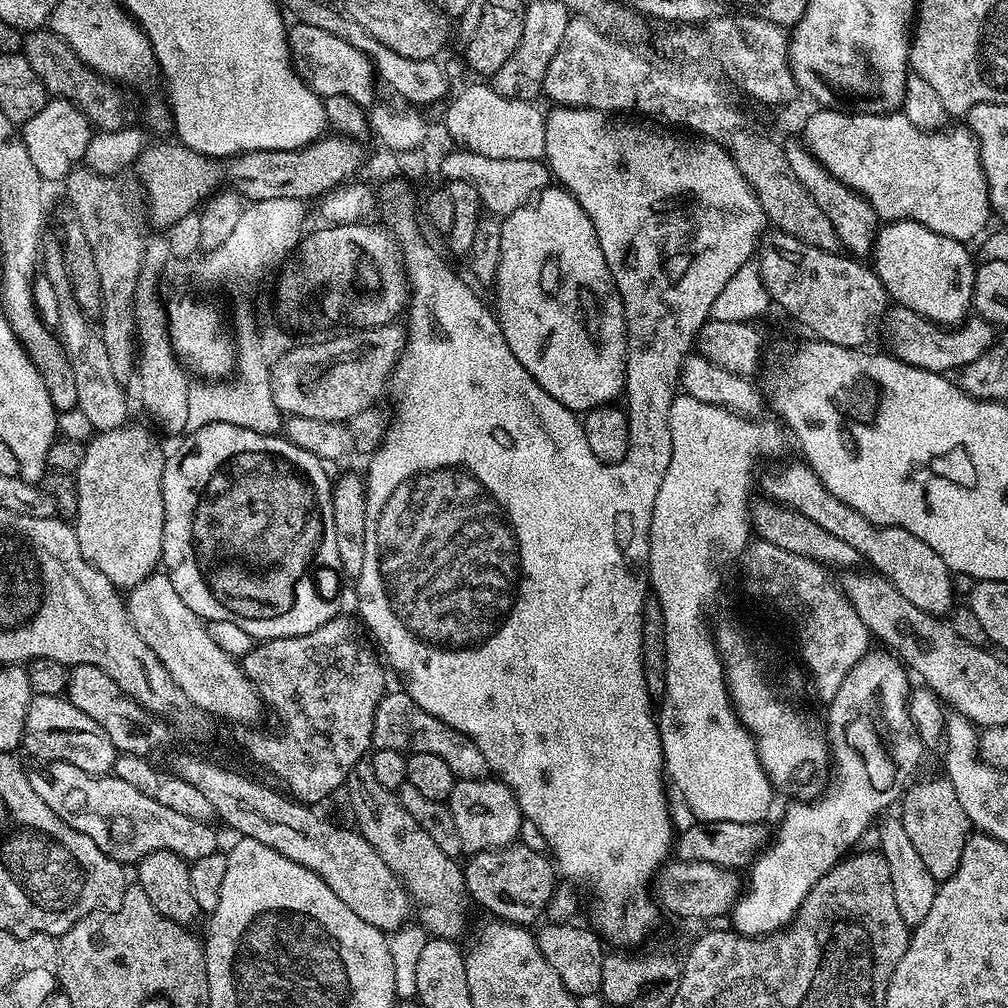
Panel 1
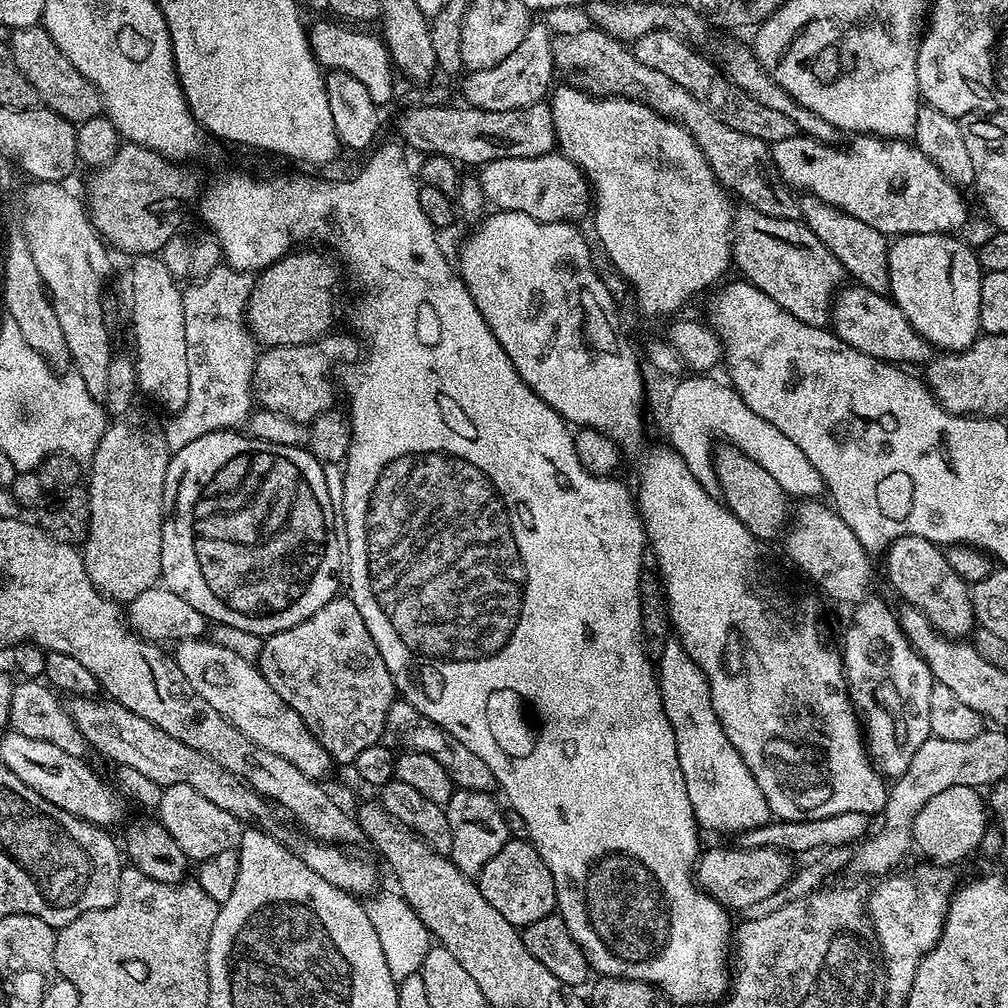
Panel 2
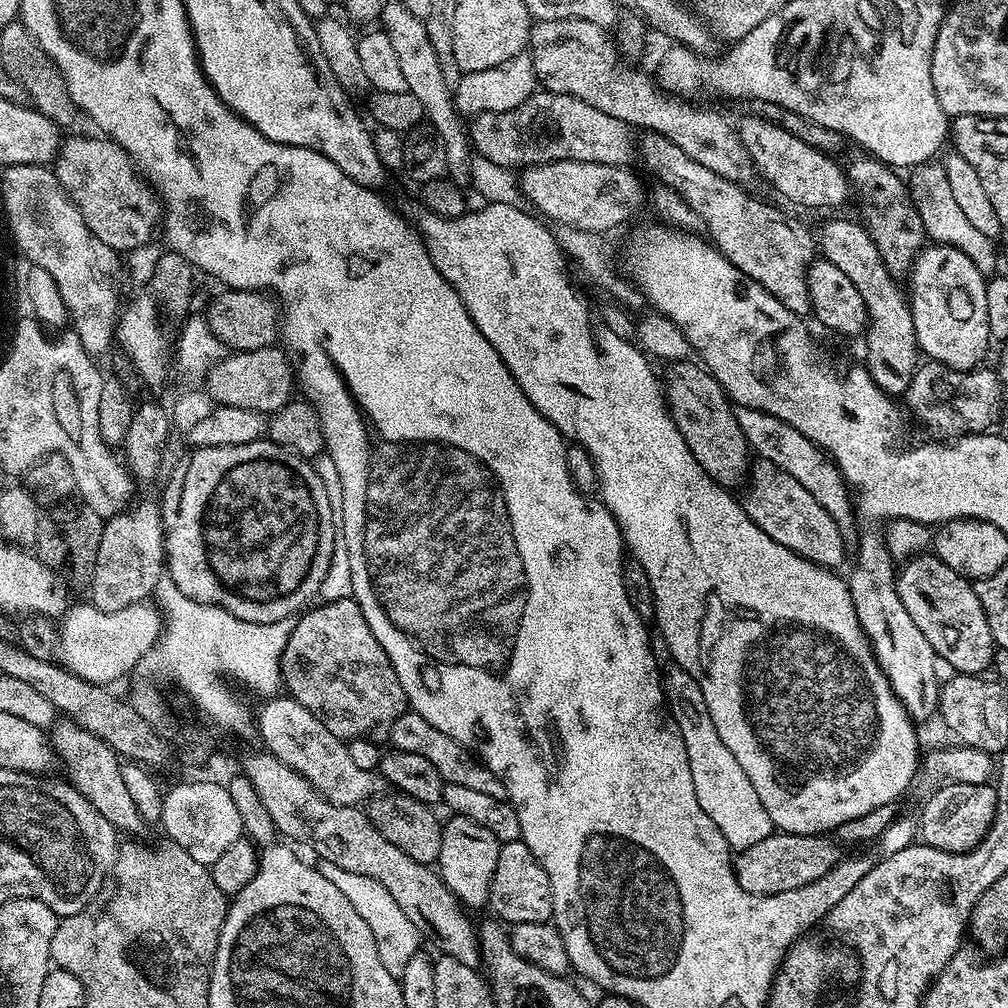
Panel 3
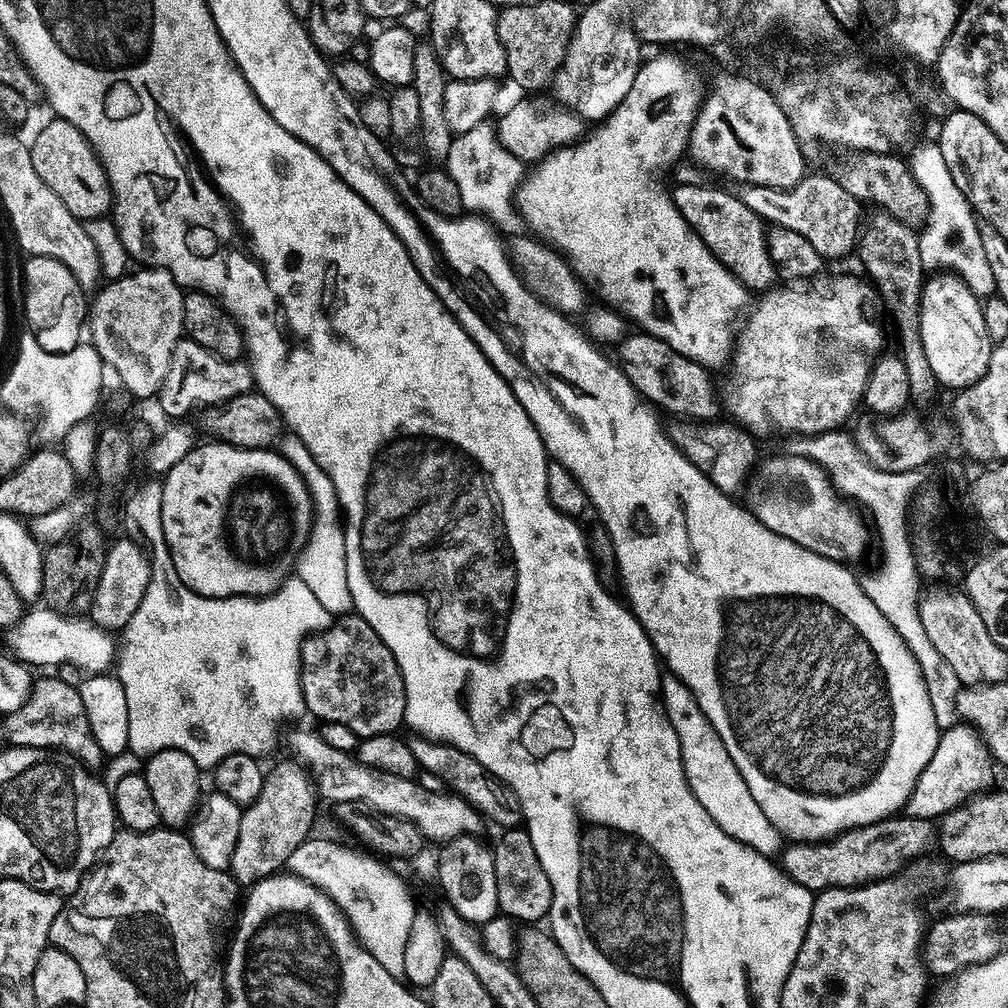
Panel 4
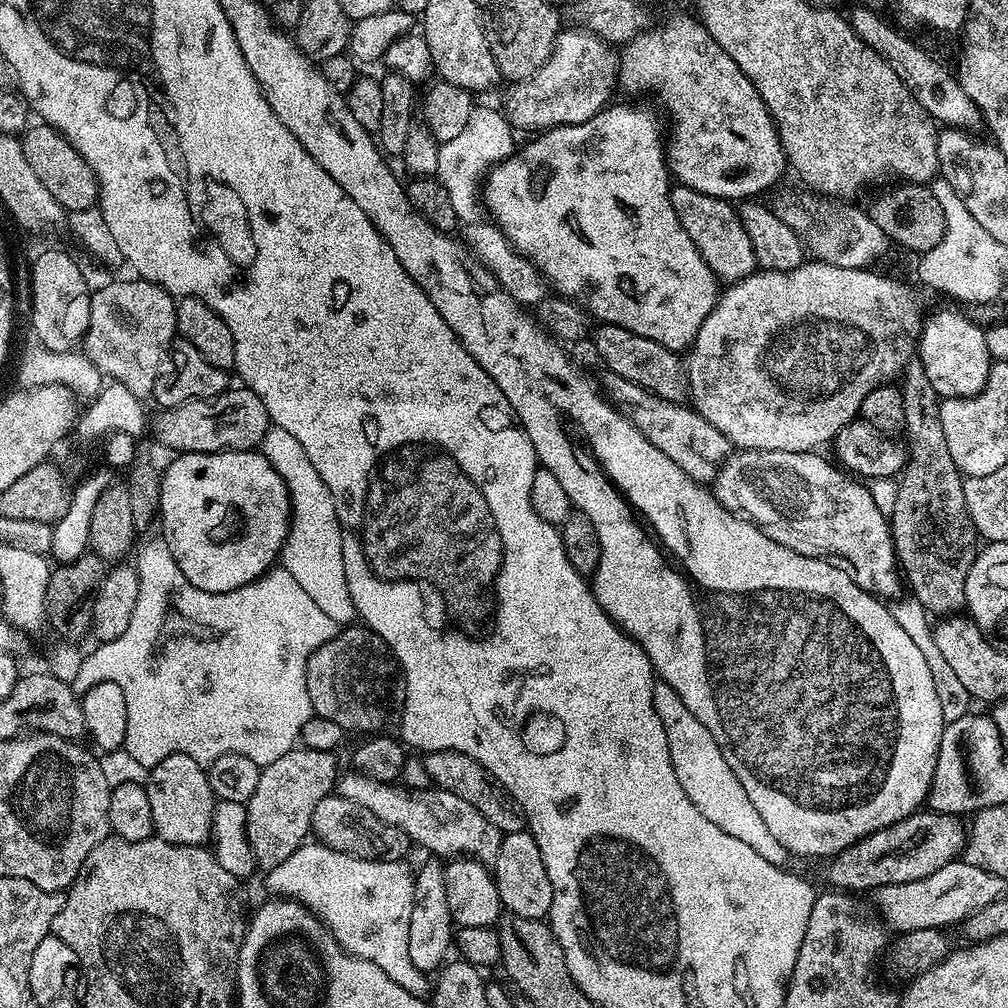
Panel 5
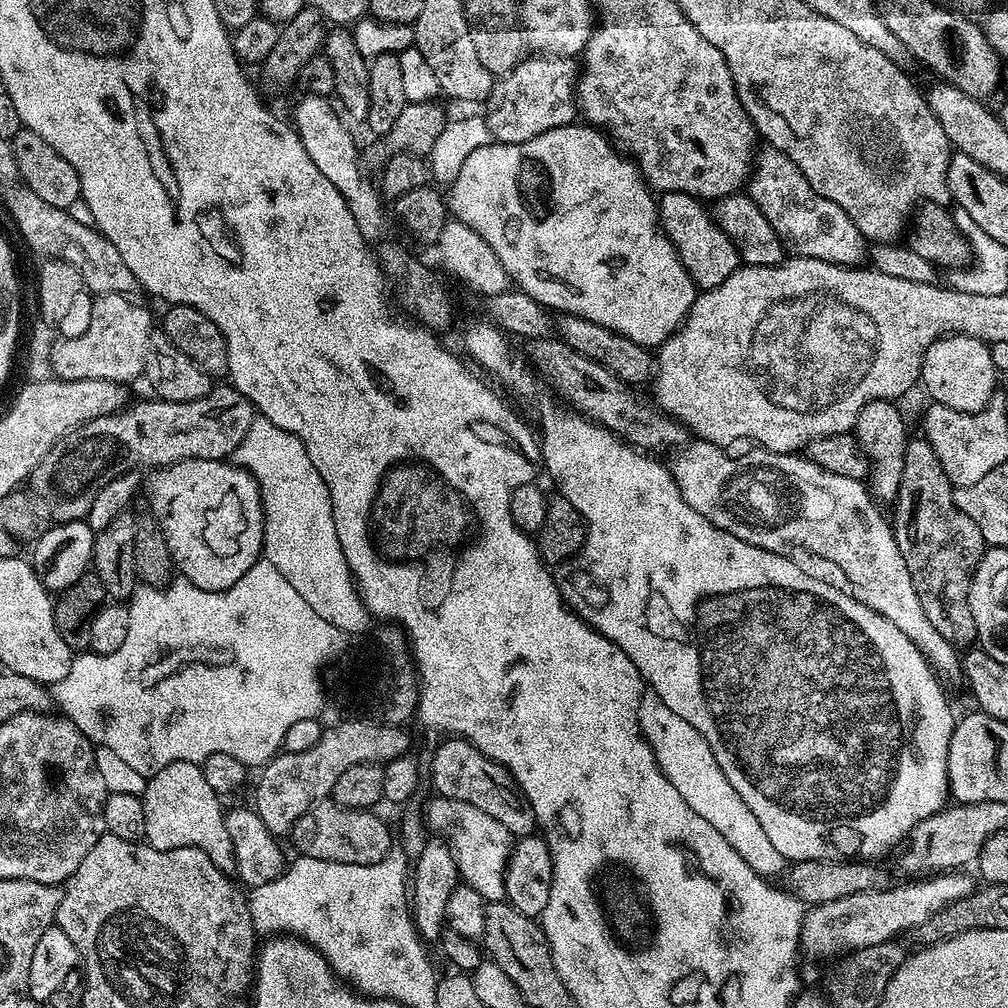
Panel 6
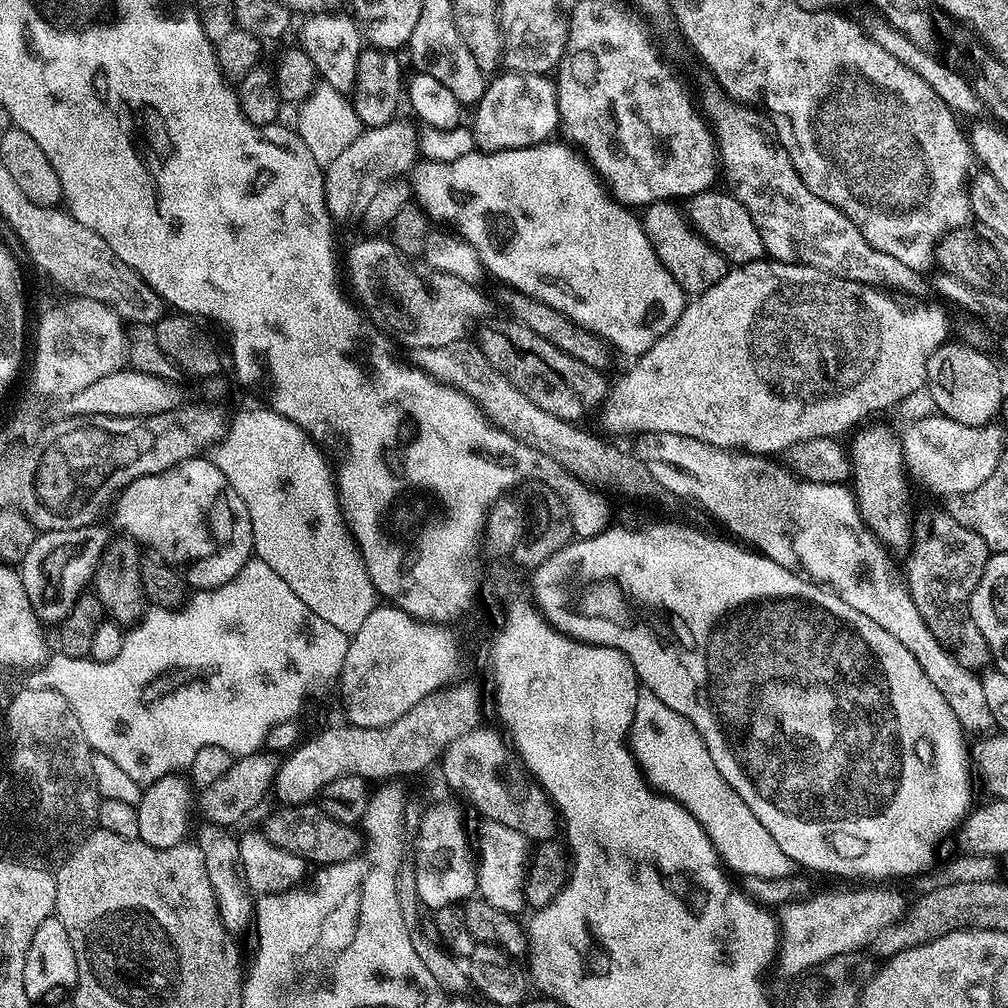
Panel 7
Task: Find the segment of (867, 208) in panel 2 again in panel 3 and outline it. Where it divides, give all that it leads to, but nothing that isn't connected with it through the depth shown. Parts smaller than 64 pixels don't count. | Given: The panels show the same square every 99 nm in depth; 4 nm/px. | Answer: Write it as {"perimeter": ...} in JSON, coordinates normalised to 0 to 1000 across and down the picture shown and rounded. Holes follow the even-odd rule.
{"perimeter":[[[745,117],[732,127],[735,142],[741,147],[746,163],[755,176],[766,182],[774,194],[798,206],[833,206],[843,198],[843,184],[834,164],[810,147],[800,145],[783,131],[753,117]]]}

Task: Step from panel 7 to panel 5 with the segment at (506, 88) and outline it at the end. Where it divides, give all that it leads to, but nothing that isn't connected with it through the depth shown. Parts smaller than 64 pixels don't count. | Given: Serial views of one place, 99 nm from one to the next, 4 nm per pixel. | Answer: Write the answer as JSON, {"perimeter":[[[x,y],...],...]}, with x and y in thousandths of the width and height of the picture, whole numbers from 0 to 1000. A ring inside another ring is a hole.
{"perimeter":[[[571,28],[557,31],[552,37],[548,57],[525,79],[505,86],[508,88],[500,99],[498,110],[509,128],[521,127],[531,132],[557,123],[576,123],[598,111],[606,100],[603,98],[607,95],[607,86],[610,88],[613,83],[612,53],[608,45],[595,39],[590,32]]]}

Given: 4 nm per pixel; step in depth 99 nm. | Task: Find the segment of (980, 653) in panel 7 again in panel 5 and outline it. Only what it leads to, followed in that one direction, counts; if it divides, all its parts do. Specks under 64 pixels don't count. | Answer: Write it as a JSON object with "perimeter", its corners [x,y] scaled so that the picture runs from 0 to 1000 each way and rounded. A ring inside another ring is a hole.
{"perimeter":[[[906,359],[895,370],[898,399],[896,428],[905,440],[902,457],[897,461],[890,482],[890,494],[883,511],[885,537],[896,574],[905,582],[904,590],[917,606],[929,613],[947,611],[958,603],[958,573],[965,570],[964,560],[970,551],[970,529],[960,513],[956,493],[957,473],[946,462],[935,427],[933,398],[935,394],[912,359]]]}

